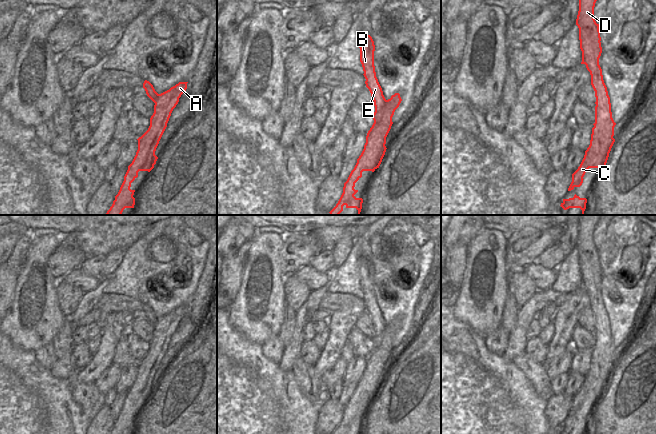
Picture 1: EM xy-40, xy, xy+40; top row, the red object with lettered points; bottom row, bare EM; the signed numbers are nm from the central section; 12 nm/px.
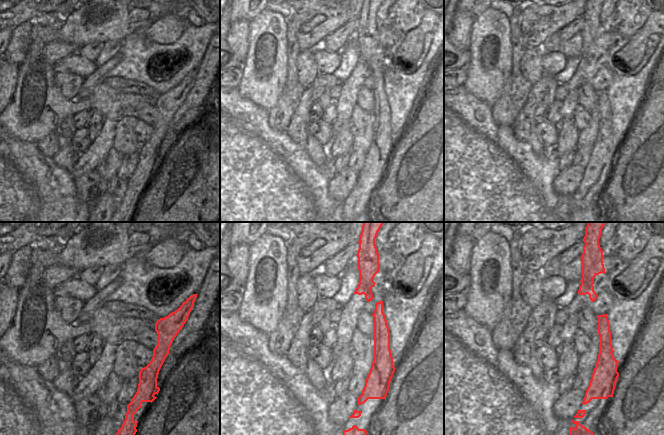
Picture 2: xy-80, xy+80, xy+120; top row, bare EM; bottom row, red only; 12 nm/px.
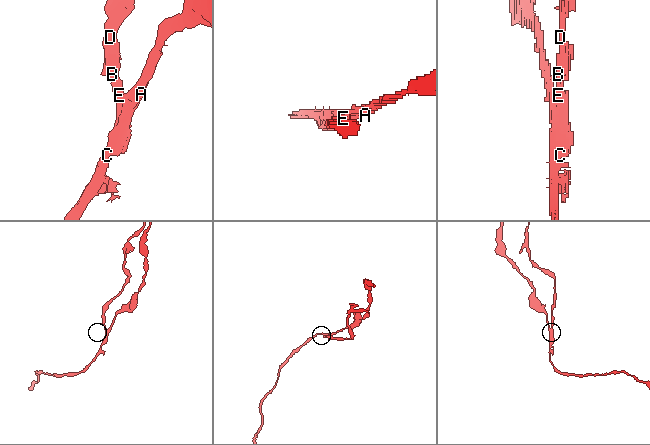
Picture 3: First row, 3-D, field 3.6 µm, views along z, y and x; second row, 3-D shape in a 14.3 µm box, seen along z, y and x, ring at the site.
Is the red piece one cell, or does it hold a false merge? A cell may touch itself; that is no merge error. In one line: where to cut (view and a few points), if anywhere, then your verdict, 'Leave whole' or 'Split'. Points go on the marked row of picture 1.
Split along xy (386, 100), (382, 118), (372, 127). Split.

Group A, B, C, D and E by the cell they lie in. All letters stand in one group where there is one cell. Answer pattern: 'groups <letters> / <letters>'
groups A C / B D E

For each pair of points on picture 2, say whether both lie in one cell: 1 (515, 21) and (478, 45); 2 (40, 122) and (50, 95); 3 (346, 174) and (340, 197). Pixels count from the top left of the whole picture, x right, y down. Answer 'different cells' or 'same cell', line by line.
1: different cells
2: same cell
3: same cell

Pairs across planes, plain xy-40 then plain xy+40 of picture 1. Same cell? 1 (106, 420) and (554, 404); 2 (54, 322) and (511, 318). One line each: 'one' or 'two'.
1: one
2: two

